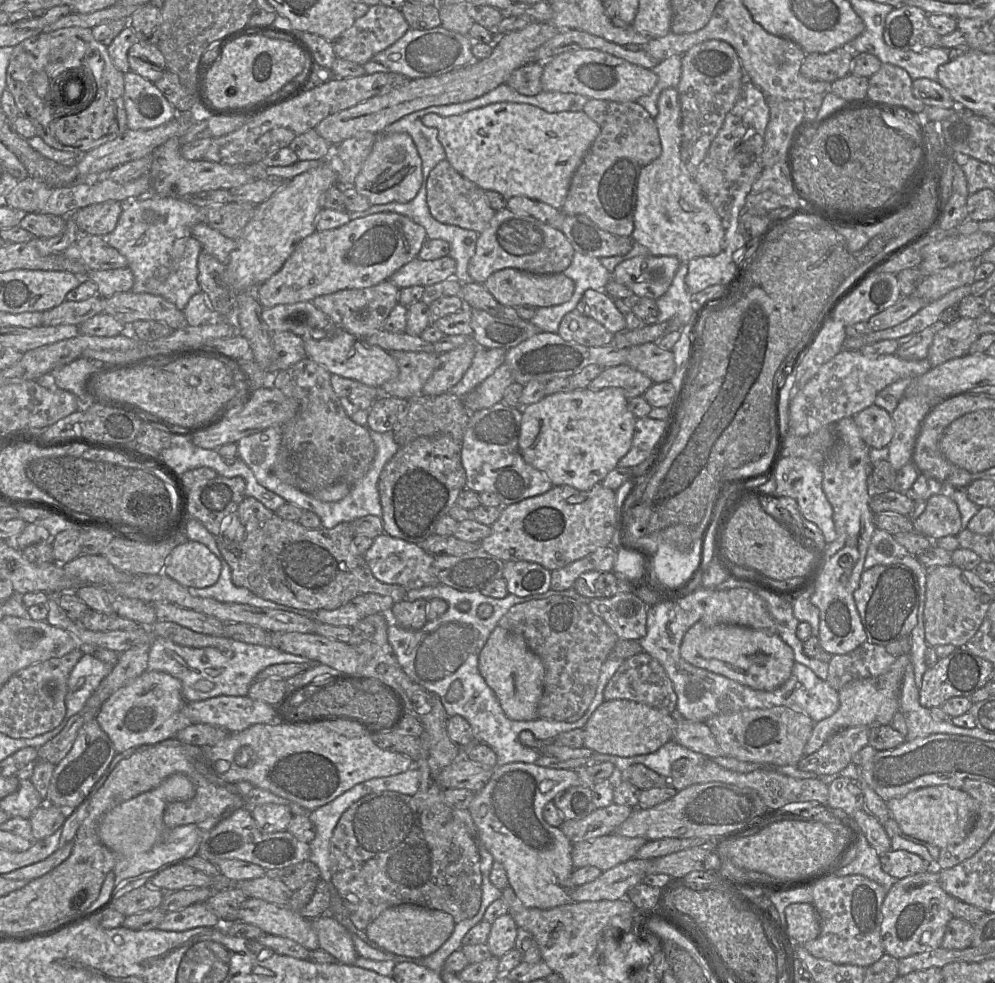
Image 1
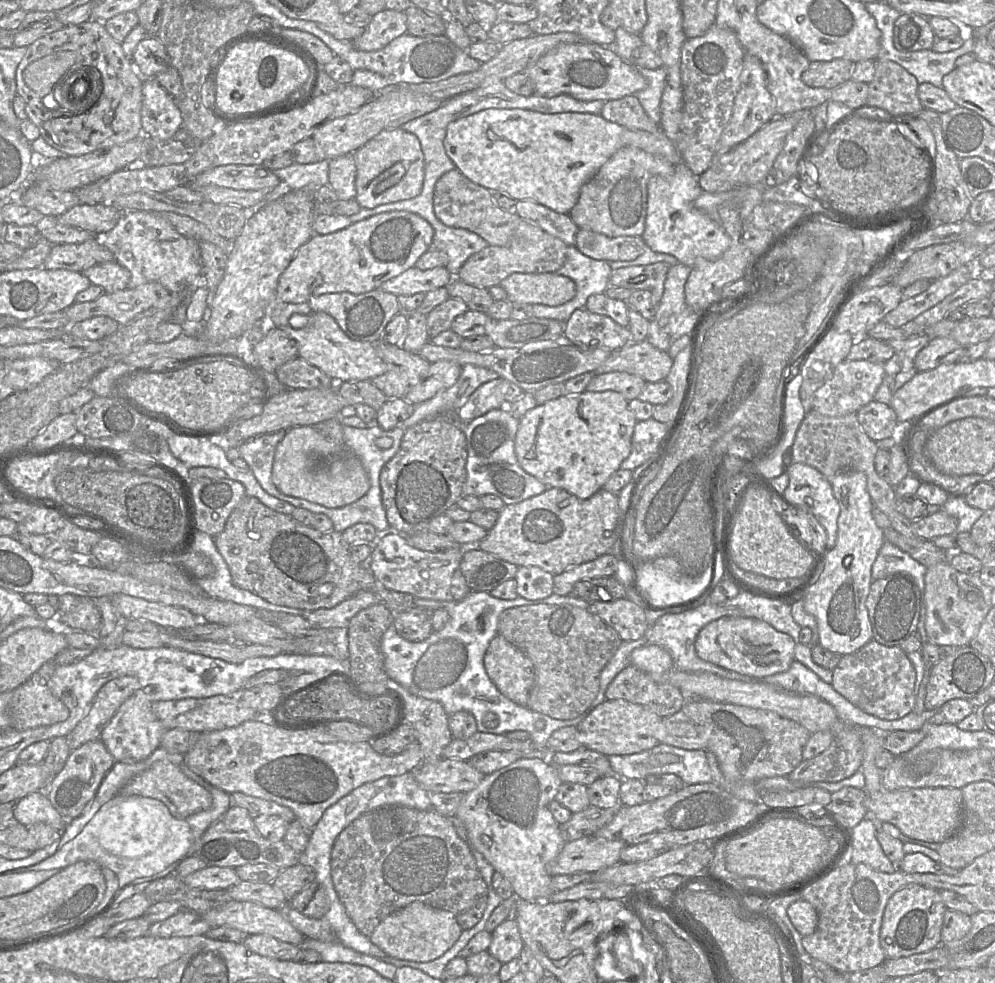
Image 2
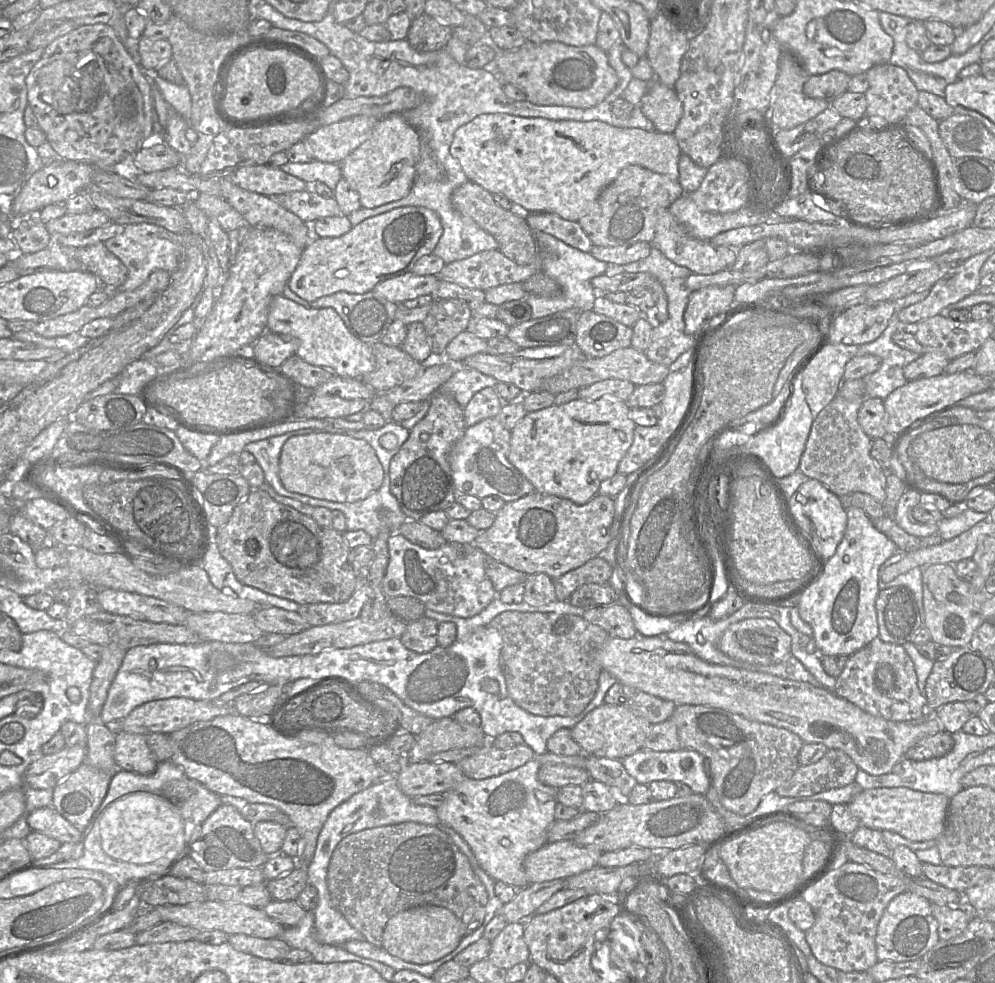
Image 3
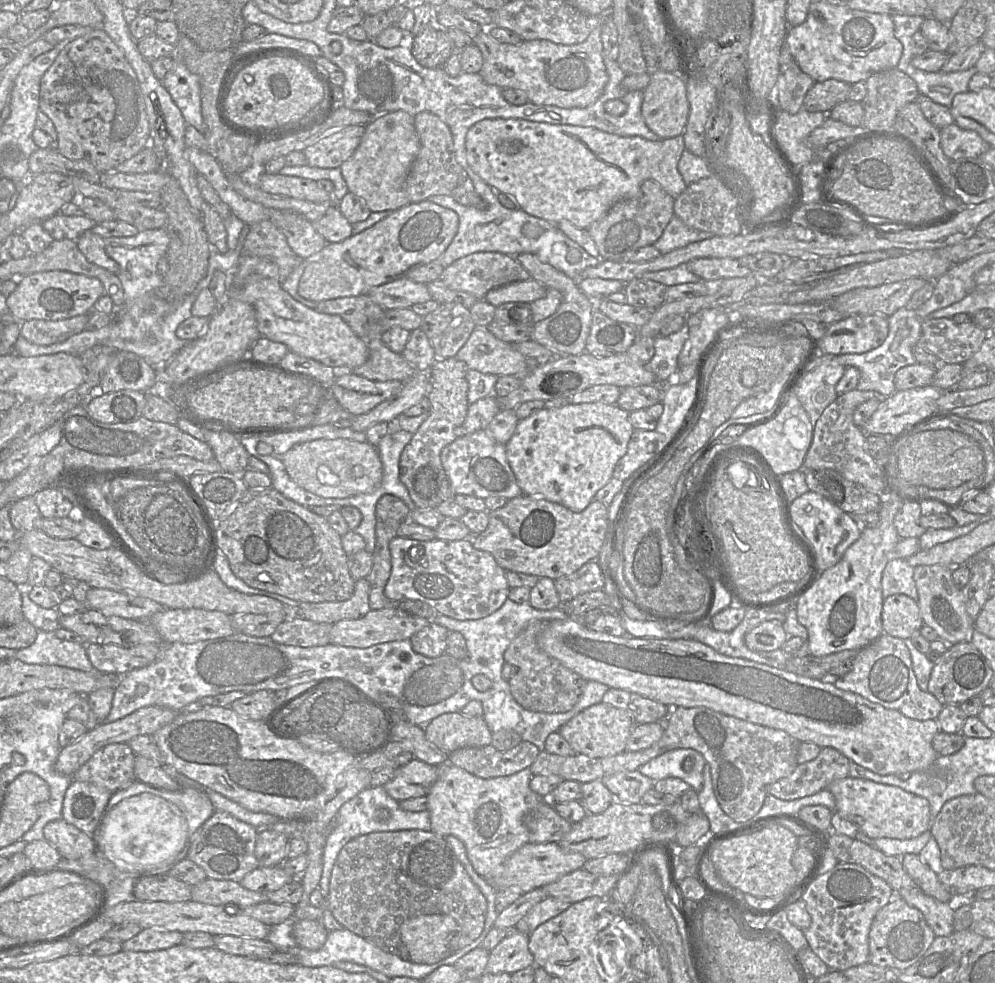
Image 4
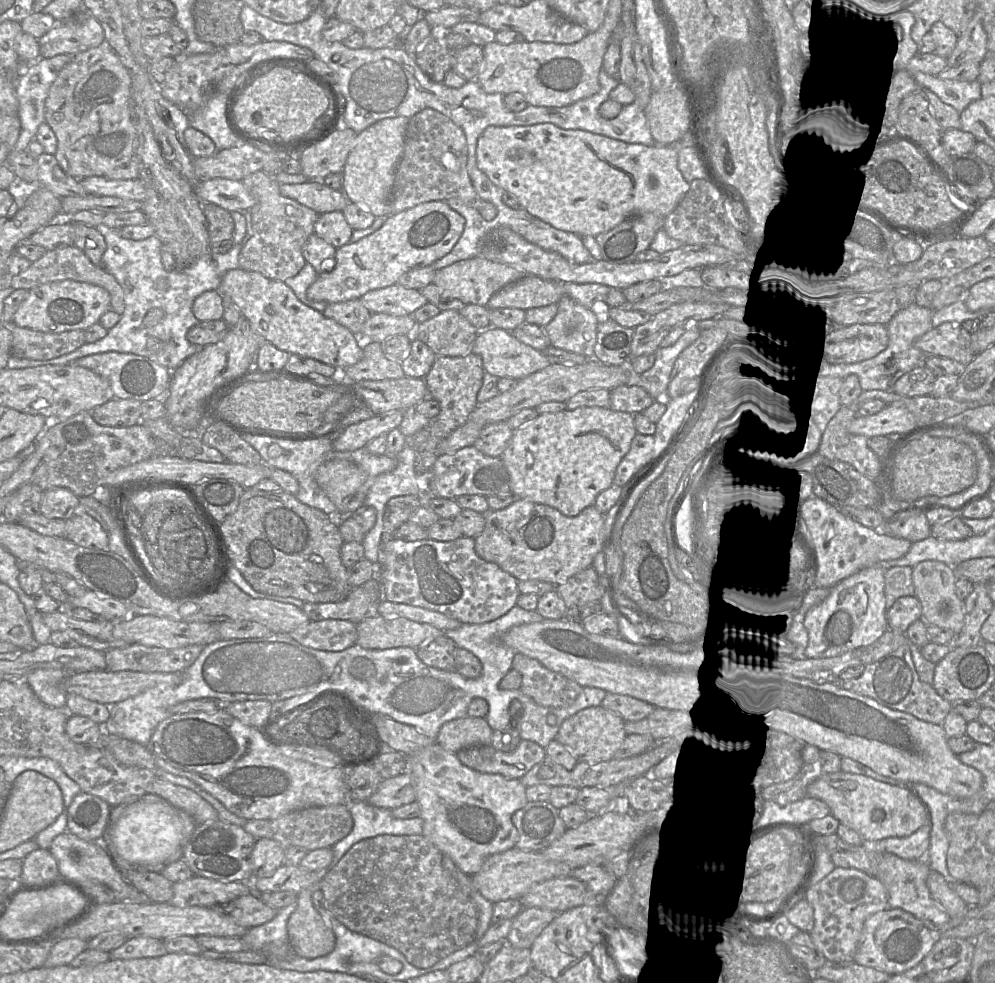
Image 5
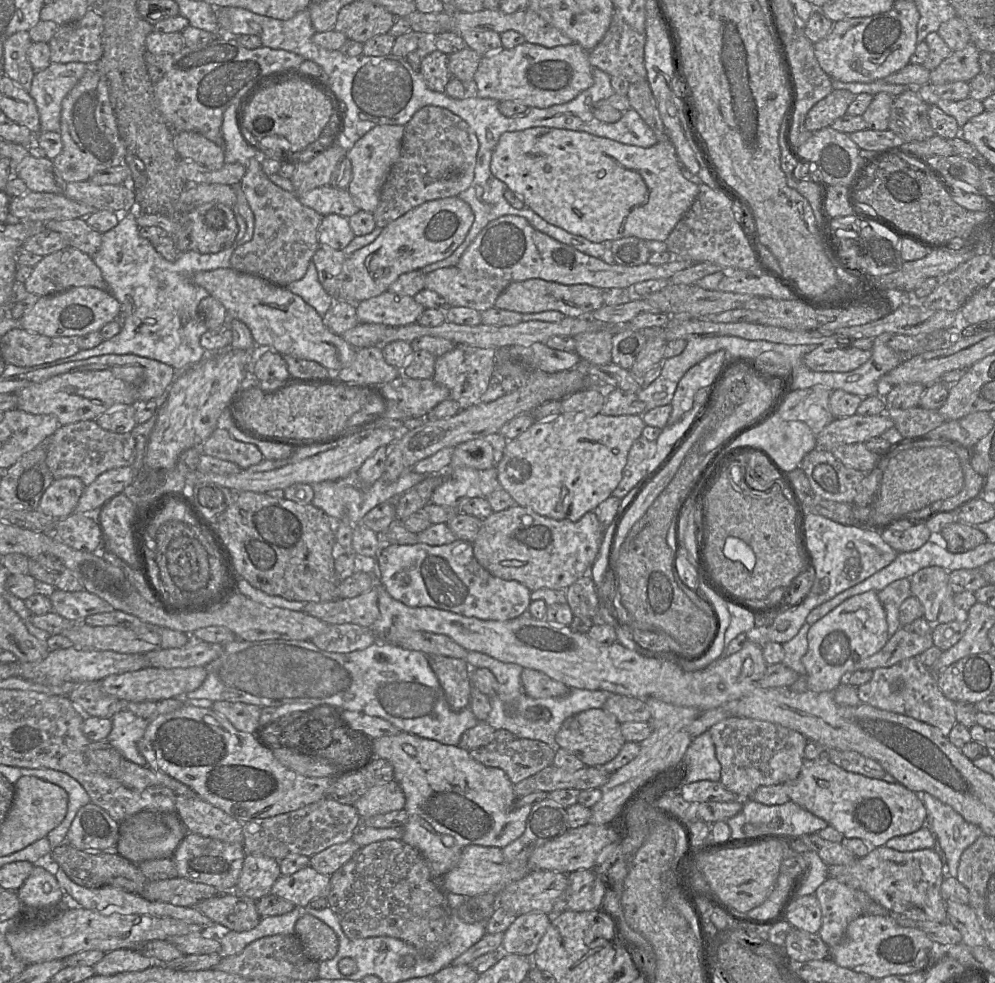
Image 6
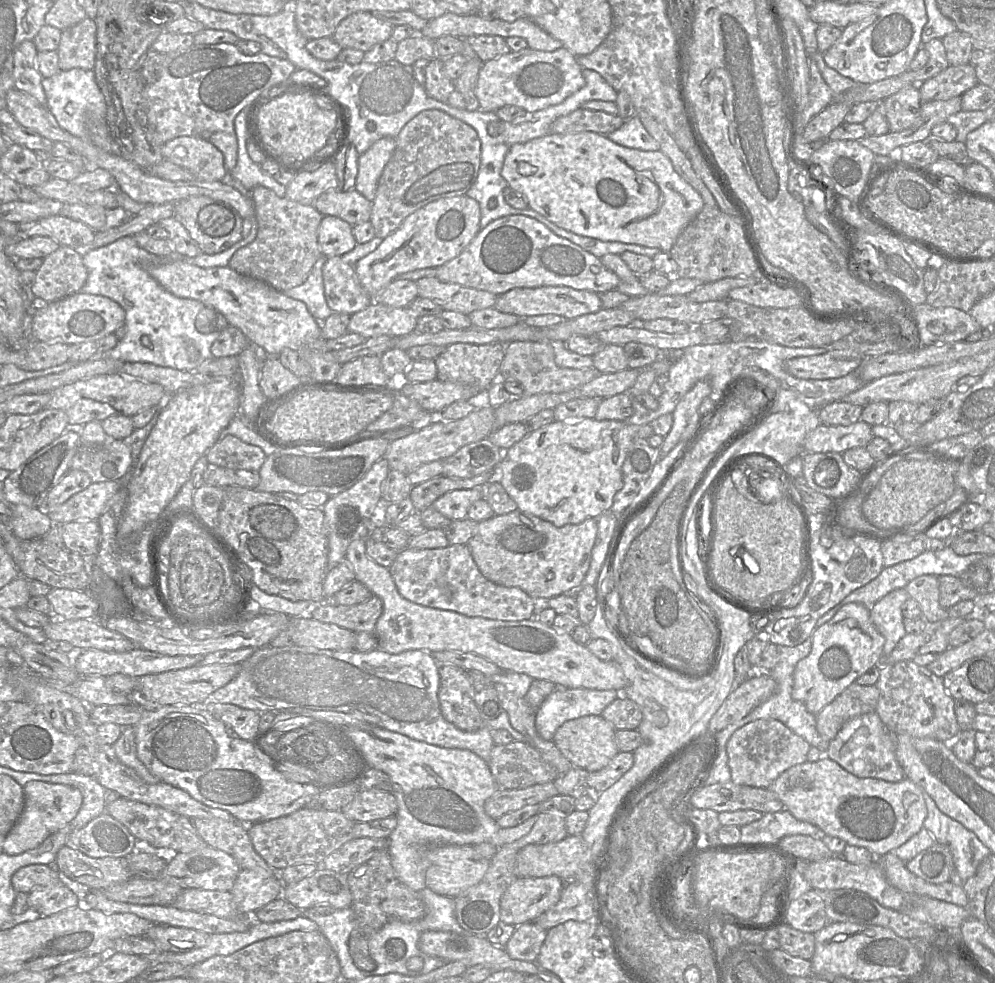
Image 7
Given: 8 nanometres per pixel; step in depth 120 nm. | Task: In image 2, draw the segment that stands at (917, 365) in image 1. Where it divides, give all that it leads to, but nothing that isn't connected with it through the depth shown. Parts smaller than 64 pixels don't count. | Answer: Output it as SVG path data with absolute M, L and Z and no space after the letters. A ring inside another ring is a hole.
M845 359L835 367L832 378L815 392L812 410L830 417L857 413L859 409L874 400L874 395L883 378L884 364Z

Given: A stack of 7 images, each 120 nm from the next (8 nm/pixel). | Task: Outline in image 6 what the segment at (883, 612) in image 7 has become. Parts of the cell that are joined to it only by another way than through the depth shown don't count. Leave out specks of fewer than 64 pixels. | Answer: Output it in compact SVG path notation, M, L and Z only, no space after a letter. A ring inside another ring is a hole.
M908 578L896 580L878 592L878 598L886 613L889 638L902 627L899 621L899 607L911 595Z

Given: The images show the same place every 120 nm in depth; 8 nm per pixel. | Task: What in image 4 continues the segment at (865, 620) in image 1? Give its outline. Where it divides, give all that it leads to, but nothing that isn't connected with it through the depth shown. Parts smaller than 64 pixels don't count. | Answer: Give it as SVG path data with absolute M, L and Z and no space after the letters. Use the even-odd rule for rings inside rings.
M904 594L885 598L881 617L883 633L903 640L911 638L924 624L918 603Z

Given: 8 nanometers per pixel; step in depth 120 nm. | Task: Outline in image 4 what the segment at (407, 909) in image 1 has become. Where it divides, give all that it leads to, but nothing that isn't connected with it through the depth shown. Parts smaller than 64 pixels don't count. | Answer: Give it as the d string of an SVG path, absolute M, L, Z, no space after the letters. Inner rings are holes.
M432 914L407 920L401 926L400 955L417 964L434 964L450 956L449 935L457 931L457 922L449 915Z

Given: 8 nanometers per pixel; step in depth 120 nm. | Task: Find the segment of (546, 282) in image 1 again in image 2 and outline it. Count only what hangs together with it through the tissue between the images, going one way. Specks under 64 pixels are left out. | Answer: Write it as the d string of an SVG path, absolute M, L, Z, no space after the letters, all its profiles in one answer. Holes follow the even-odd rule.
M556 272L513 273L499 284L511 303L560 306L576 295L575 282Z

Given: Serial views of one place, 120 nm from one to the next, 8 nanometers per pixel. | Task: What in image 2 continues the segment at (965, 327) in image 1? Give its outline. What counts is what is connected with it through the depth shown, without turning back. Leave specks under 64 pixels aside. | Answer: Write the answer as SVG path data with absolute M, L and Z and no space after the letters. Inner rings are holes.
M931 338L928 344L915 358L917 372L928 371L942 364L952 364L960 361L964 355L962 345L949 338Z

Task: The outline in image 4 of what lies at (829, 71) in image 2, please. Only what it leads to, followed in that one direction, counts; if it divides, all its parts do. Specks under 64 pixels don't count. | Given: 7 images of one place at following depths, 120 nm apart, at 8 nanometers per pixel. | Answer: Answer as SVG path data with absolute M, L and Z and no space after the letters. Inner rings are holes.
M837 79L815 82L805 96L803 108L829 113L837 104L848 100L850 89L851 84Z

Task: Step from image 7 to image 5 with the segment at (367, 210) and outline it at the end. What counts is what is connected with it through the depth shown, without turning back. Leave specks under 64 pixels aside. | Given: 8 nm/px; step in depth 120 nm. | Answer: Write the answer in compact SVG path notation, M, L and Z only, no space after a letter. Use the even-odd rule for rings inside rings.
M305 181L298 184L280 184L285 197L314 210L318 215L332 211L343 211L350 202L342 189L331 189L322 181Z

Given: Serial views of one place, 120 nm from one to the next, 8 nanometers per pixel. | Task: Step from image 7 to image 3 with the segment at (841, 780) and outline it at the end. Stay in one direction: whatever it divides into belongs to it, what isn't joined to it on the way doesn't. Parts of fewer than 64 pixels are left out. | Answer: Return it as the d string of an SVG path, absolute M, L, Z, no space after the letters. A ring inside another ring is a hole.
M906 787L863 790L849 803L848 808L862 826L892 831L913 841L936 840L945 828L950 799L944 794L927 793Z

